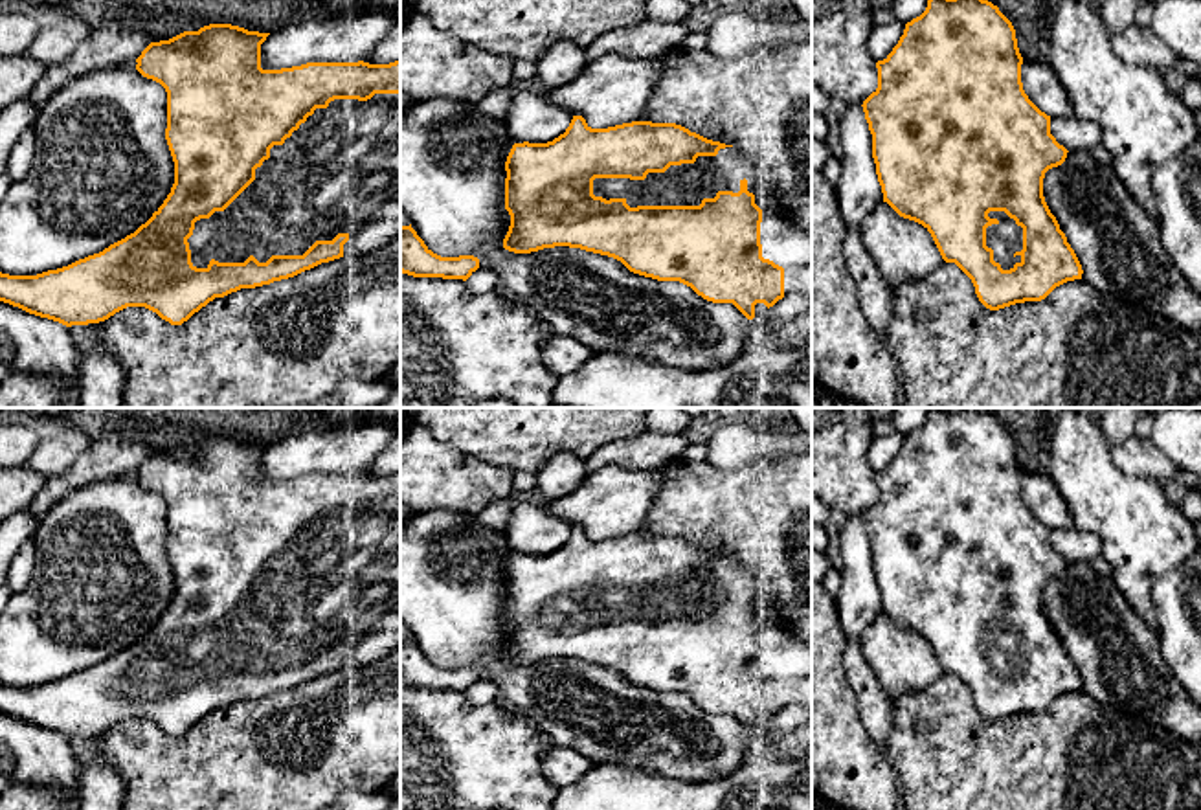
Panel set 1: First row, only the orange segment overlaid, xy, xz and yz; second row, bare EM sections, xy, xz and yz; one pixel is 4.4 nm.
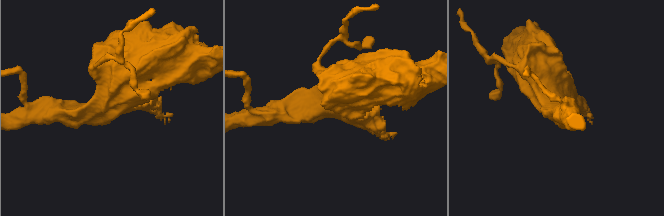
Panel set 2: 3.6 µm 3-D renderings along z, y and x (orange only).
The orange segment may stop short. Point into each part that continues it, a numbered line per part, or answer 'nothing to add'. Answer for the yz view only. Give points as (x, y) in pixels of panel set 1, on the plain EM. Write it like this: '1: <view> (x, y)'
1: yz (1005, 651)

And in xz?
1: xz (786, 656)

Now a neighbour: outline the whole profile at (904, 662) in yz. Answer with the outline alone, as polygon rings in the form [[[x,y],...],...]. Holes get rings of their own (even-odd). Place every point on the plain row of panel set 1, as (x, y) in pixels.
[[[887,613],[878,615],[859,643],[881,691],[892,700],[924,689],[944,674],[927,639],[900,628]]]

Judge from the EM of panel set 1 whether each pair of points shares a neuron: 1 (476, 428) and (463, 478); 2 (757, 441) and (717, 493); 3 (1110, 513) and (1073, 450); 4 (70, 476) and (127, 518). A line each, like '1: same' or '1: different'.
1: different
2: different
3: same
4: different

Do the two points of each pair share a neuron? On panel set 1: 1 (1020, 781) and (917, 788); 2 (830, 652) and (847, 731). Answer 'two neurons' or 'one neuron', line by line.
1: one neuron
2: one neuron

